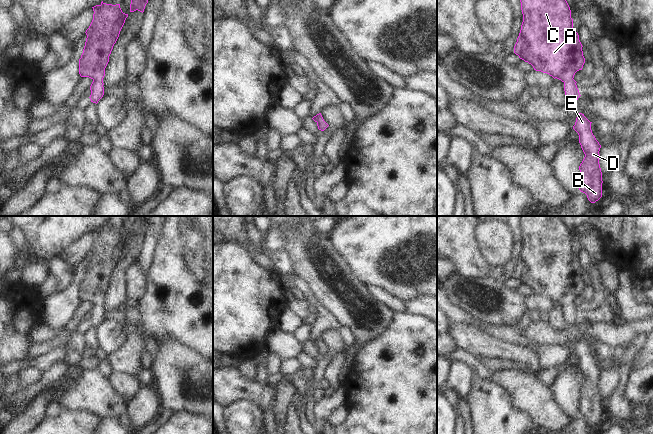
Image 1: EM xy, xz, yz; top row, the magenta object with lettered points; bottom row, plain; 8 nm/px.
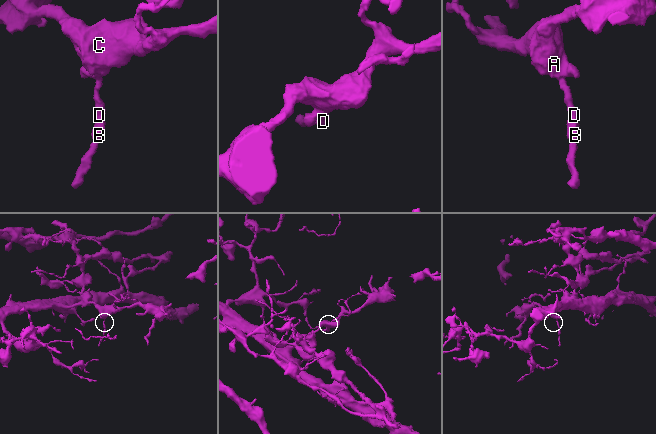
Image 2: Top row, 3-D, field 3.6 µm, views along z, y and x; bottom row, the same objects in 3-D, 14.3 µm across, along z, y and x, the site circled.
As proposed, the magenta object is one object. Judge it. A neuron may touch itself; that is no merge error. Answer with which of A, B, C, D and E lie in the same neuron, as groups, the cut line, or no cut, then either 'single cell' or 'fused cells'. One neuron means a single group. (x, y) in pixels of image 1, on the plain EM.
A B C D E; no cut; single cell

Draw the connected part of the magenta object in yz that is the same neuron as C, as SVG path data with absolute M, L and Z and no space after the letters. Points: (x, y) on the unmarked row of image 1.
M521 216L523 246L514 270L520 283L564 307L566 325L581 320L573 303L585 287L567 225L559 216Z

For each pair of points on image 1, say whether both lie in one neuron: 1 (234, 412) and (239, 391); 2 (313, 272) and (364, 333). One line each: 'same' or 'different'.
1: different
2: same

